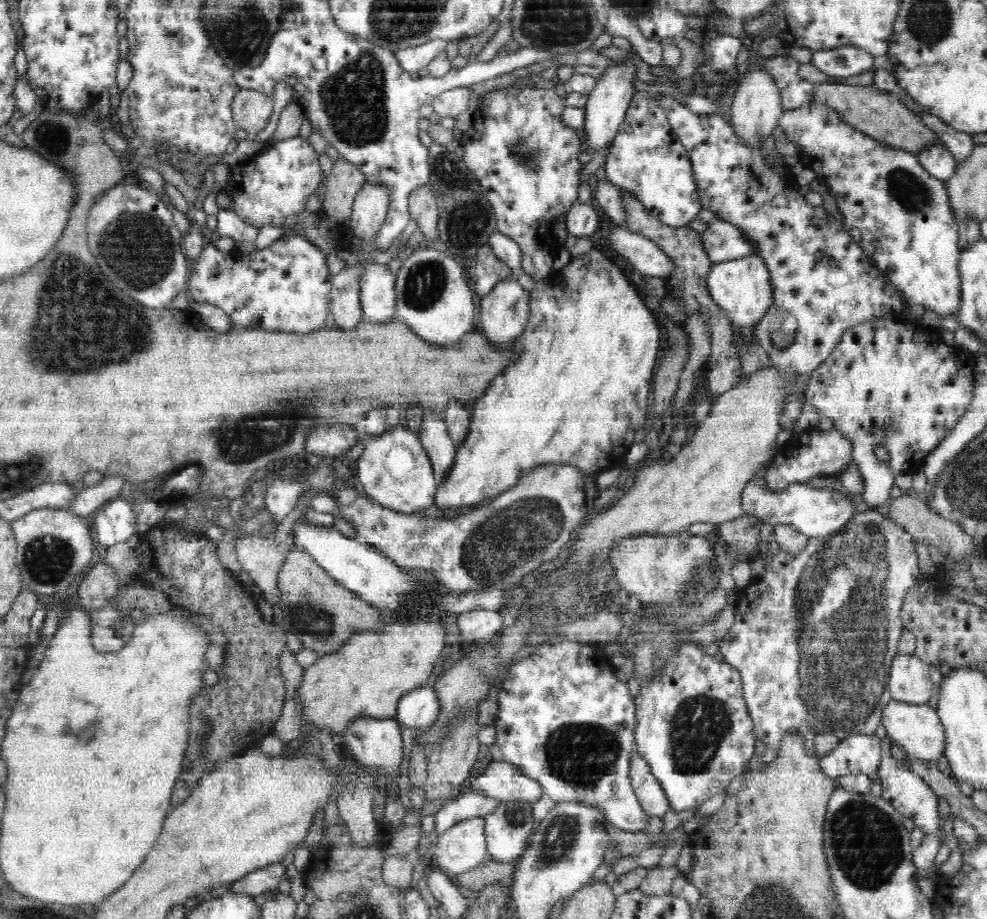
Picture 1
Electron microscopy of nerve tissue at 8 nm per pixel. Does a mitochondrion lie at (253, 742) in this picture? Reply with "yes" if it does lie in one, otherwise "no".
no

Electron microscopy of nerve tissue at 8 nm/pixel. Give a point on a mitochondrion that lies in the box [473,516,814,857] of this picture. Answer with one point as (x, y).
(582, 754)

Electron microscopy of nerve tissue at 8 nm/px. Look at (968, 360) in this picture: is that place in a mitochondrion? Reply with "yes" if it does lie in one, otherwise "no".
no

